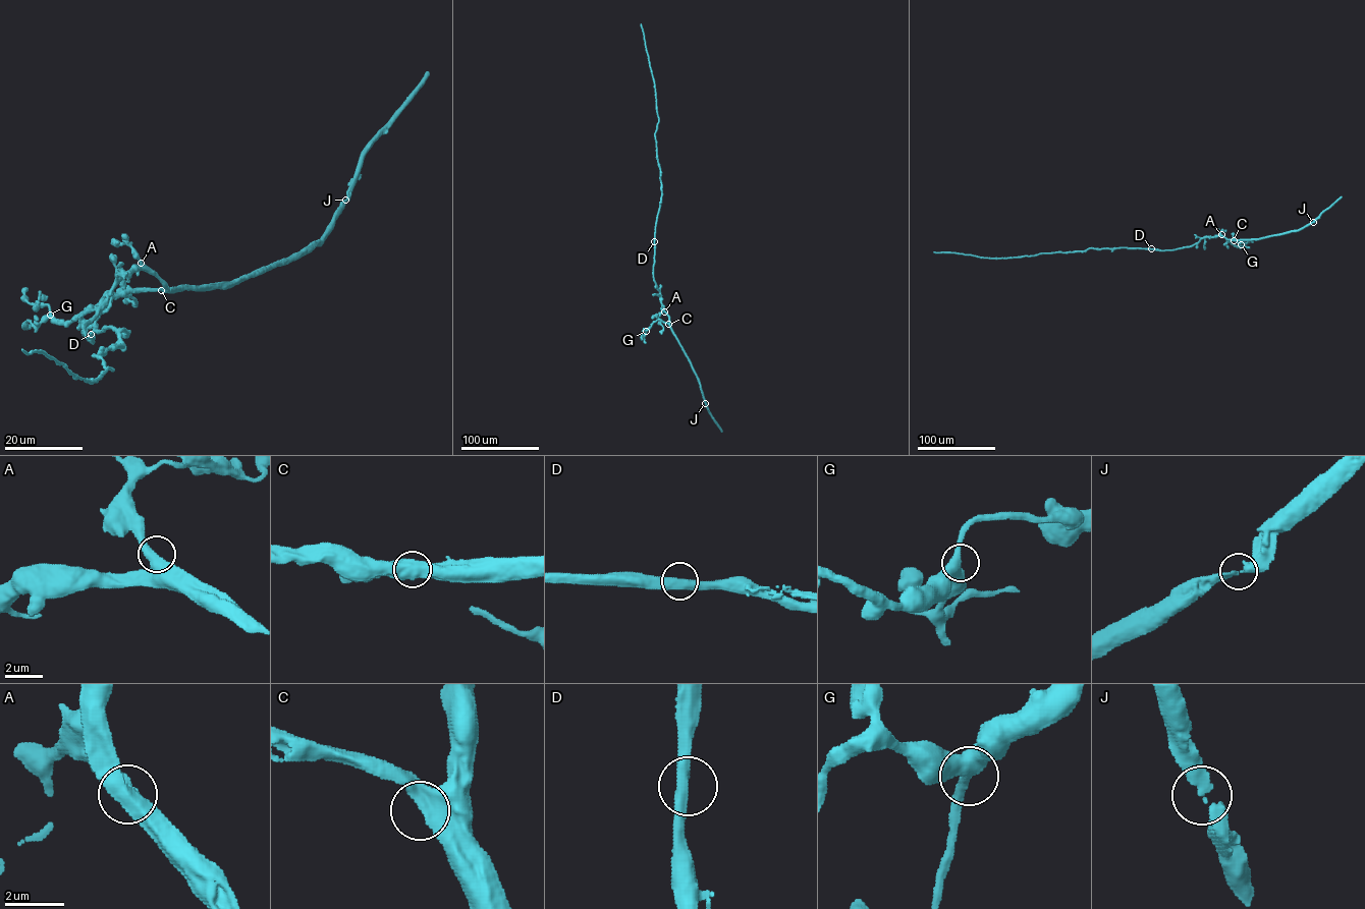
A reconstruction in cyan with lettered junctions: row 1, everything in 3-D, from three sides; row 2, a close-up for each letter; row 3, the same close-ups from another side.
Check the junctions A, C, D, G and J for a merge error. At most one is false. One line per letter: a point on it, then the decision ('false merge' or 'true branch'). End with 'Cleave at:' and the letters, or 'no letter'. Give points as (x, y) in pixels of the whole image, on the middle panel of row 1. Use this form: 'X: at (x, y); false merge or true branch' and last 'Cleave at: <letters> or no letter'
A: at (664, 311); true branch
C: at (668, 324); true branch
D: at (654, 241); true branch
G: at (646, 331); true branch
J: at (705, 403); true branch
Cleave at: no letter

